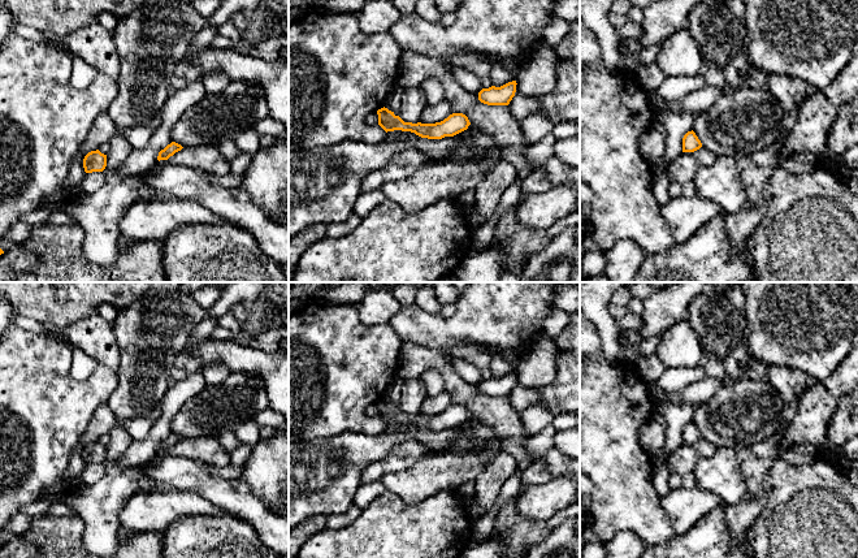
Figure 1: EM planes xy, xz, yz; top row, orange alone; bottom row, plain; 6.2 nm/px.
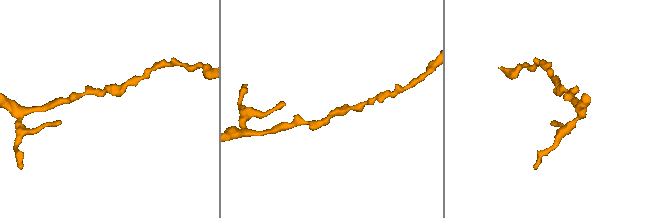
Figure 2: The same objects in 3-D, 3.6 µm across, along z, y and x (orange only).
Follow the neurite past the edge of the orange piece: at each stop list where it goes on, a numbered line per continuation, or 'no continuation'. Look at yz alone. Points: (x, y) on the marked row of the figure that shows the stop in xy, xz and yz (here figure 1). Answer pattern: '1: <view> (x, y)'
no continuation

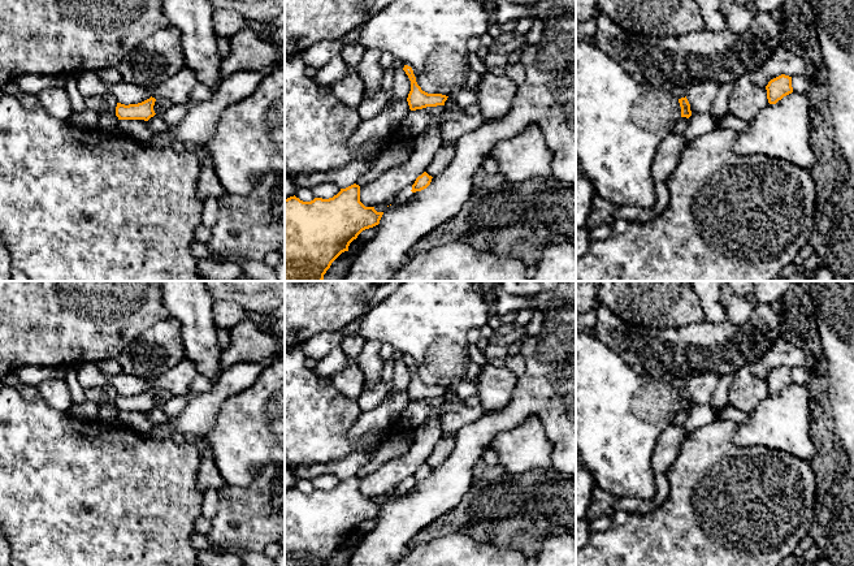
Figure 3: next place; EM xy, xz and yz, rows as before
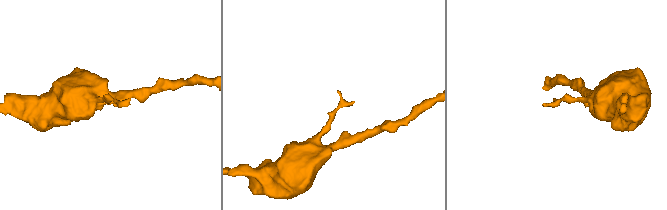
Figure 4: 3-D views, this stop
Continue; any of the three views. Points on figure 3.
1: xy (161, 104)

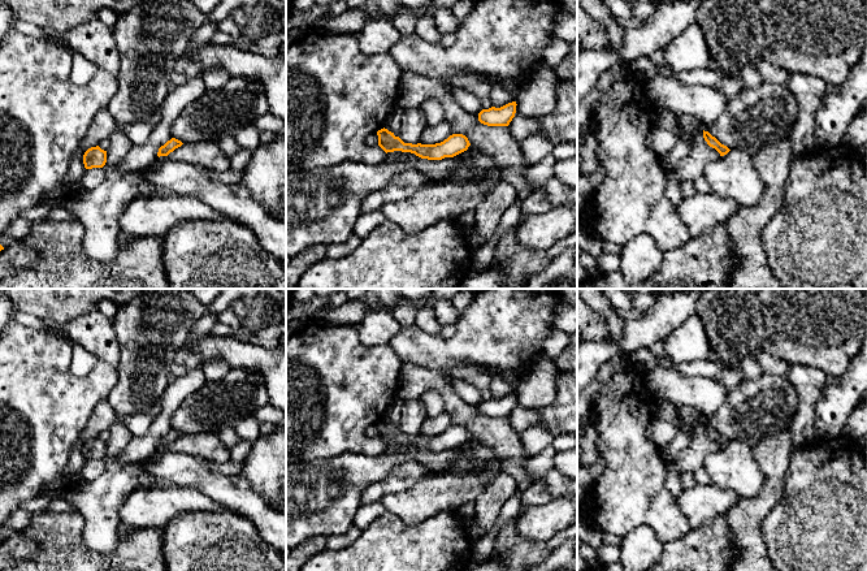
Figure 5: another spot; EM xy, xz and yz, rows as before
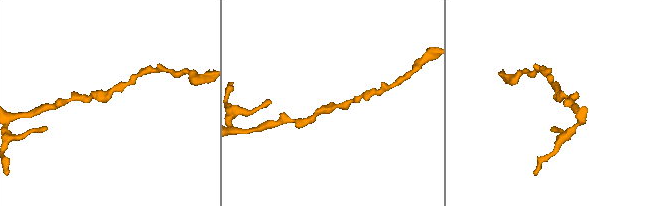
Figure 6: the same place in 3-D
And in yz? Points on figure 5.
no continuation

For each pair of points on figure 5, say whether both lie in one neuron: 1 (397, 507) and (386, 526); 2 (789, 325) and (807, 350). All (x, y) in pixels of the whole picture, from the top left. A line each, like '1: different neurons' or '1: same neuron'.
1: different neurons
2: same neuron

